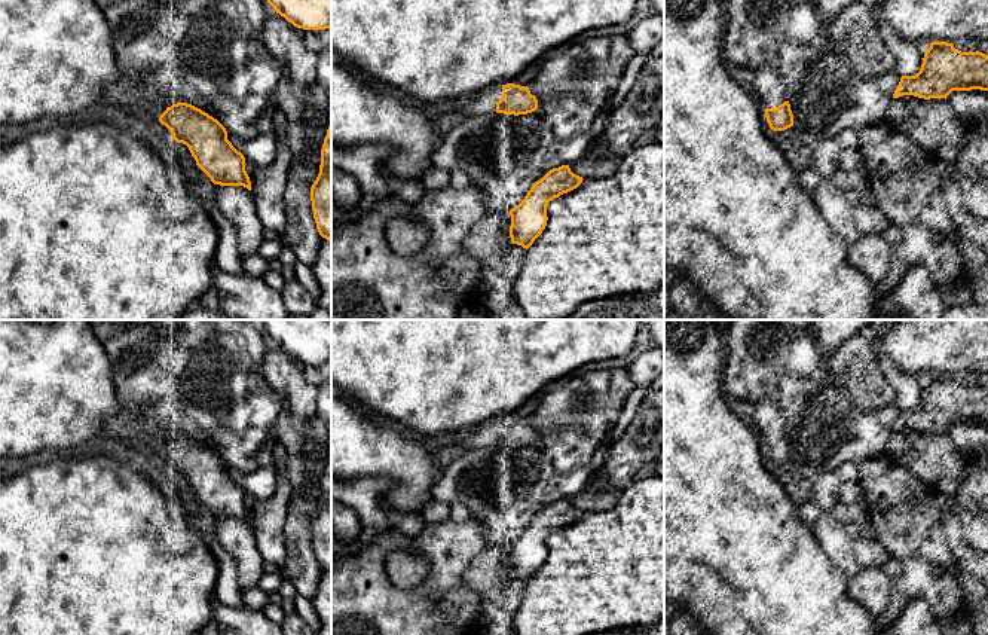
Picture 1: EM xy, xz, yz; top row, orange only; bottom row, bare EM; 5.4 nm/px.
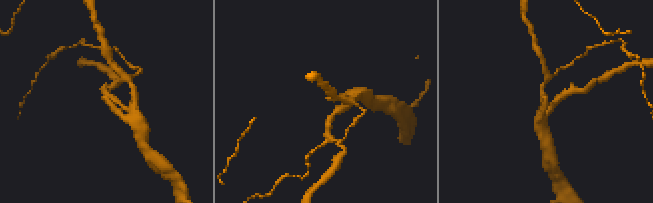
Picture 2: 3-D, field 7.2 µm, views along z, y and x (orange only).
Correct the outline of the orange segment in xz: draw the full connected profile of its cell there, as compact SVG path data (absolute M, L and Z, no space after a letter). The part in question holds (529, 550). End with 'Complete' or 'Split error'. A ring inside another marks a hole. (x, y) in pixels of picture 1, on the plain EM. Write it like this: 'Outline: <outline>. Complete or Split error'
Outline: M562 498L535 515L524 532L510 543L511 576L527 583L547 559L548 535L576 522L582 513L571 504L569 498Z. Complete

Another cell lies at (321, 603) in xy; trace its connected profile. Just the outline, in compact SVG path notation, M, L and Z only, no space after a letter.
M322 570L312 604L322 620L322 626L315 635L331 635L331 574Z

